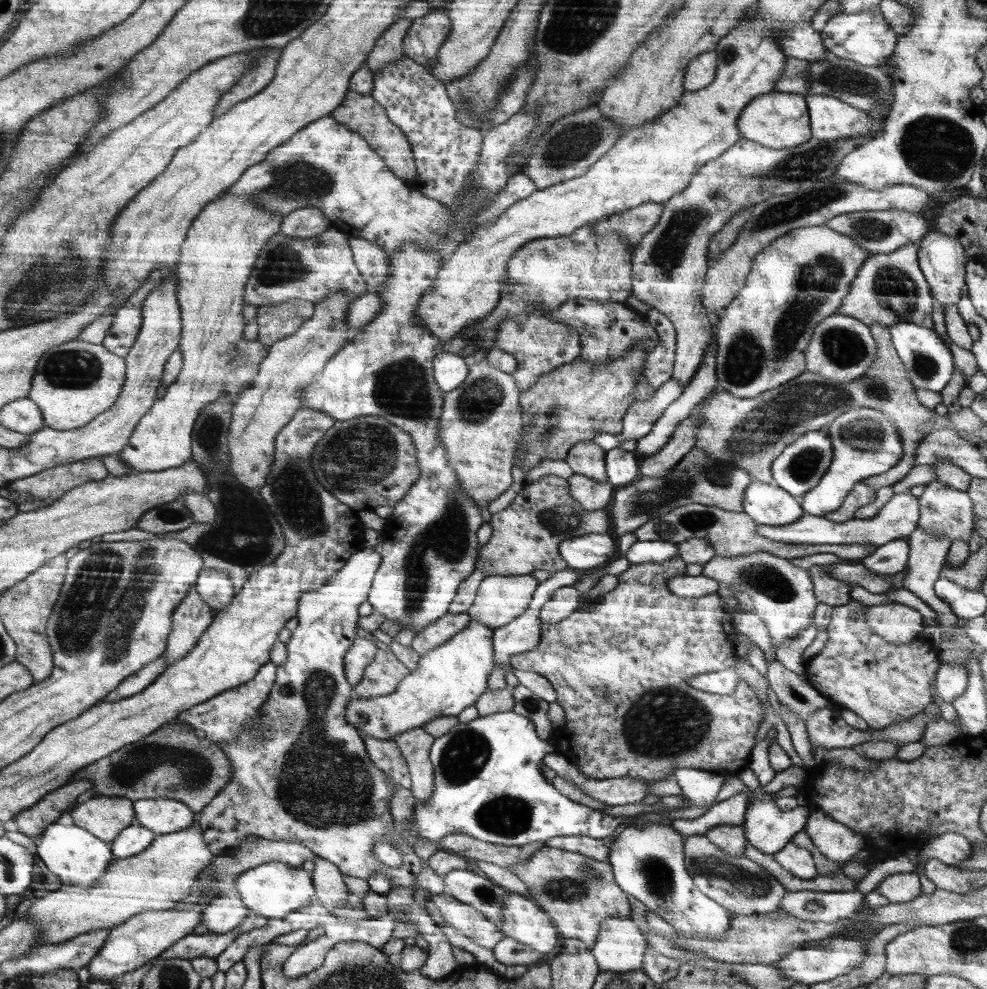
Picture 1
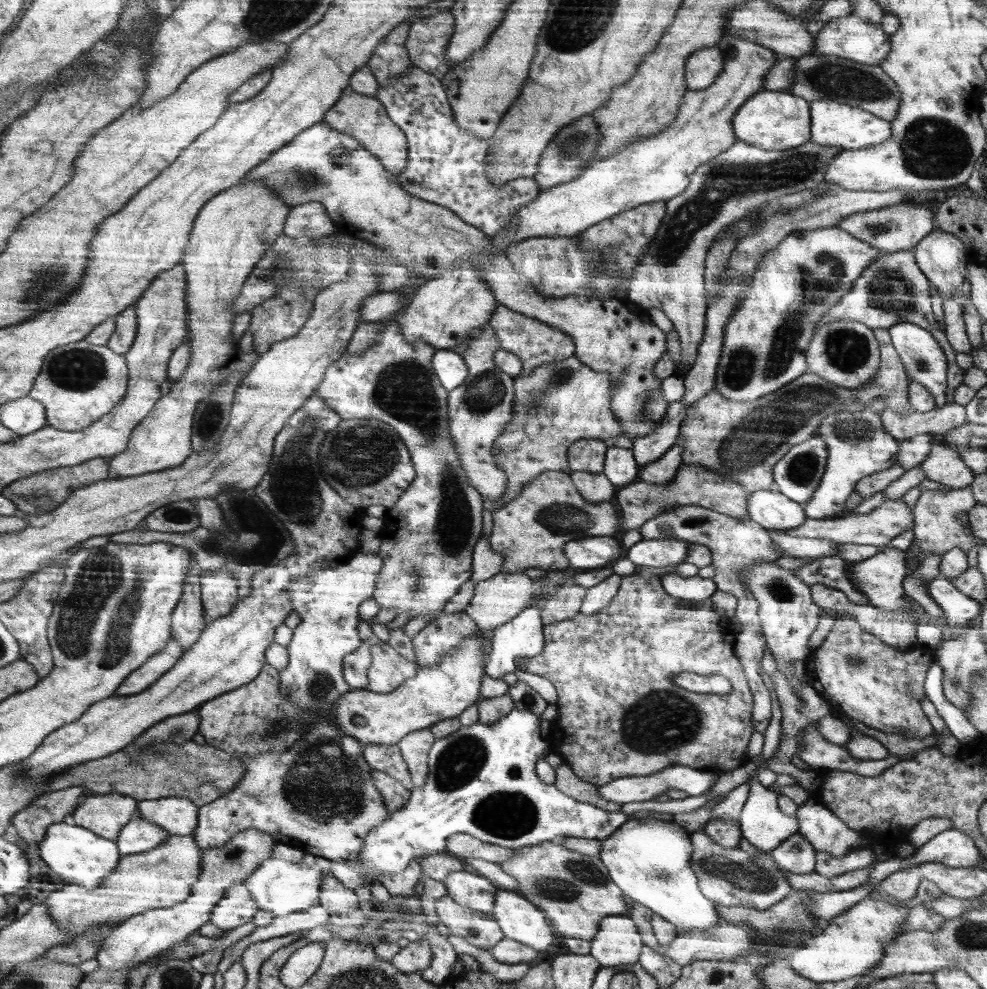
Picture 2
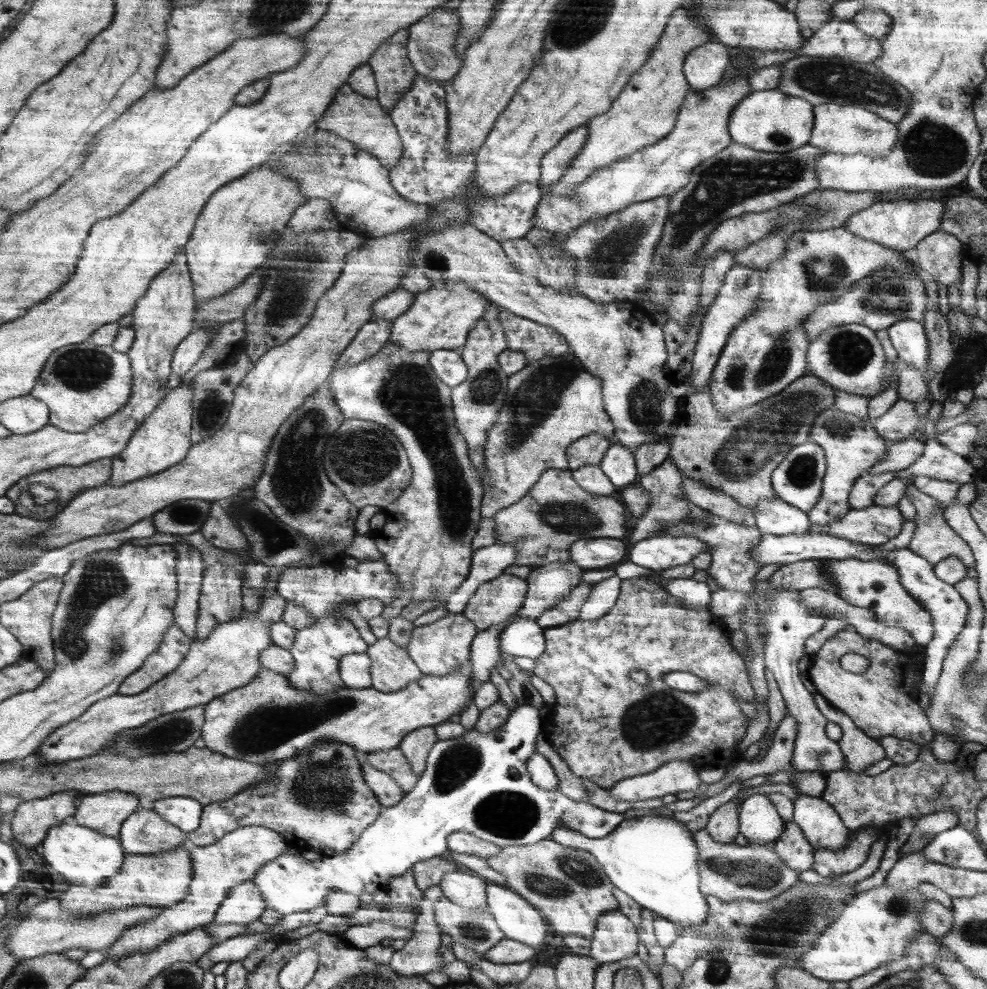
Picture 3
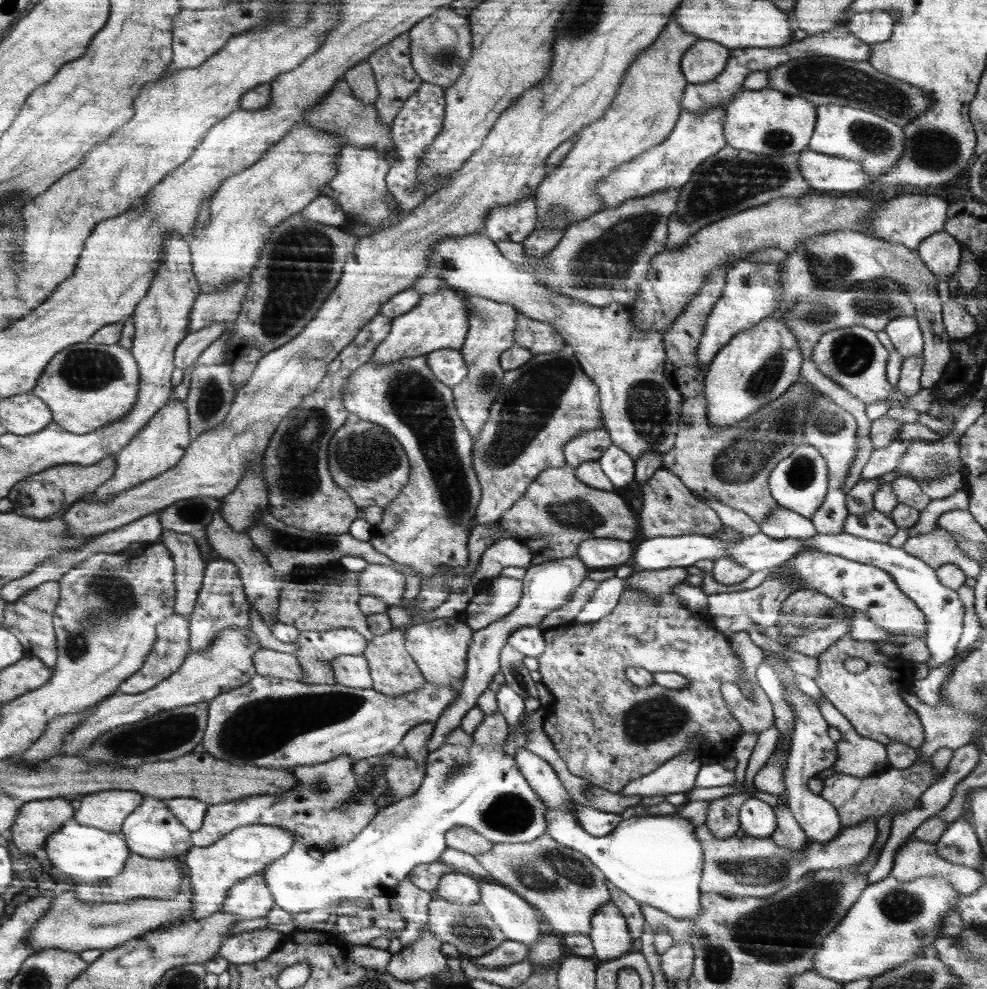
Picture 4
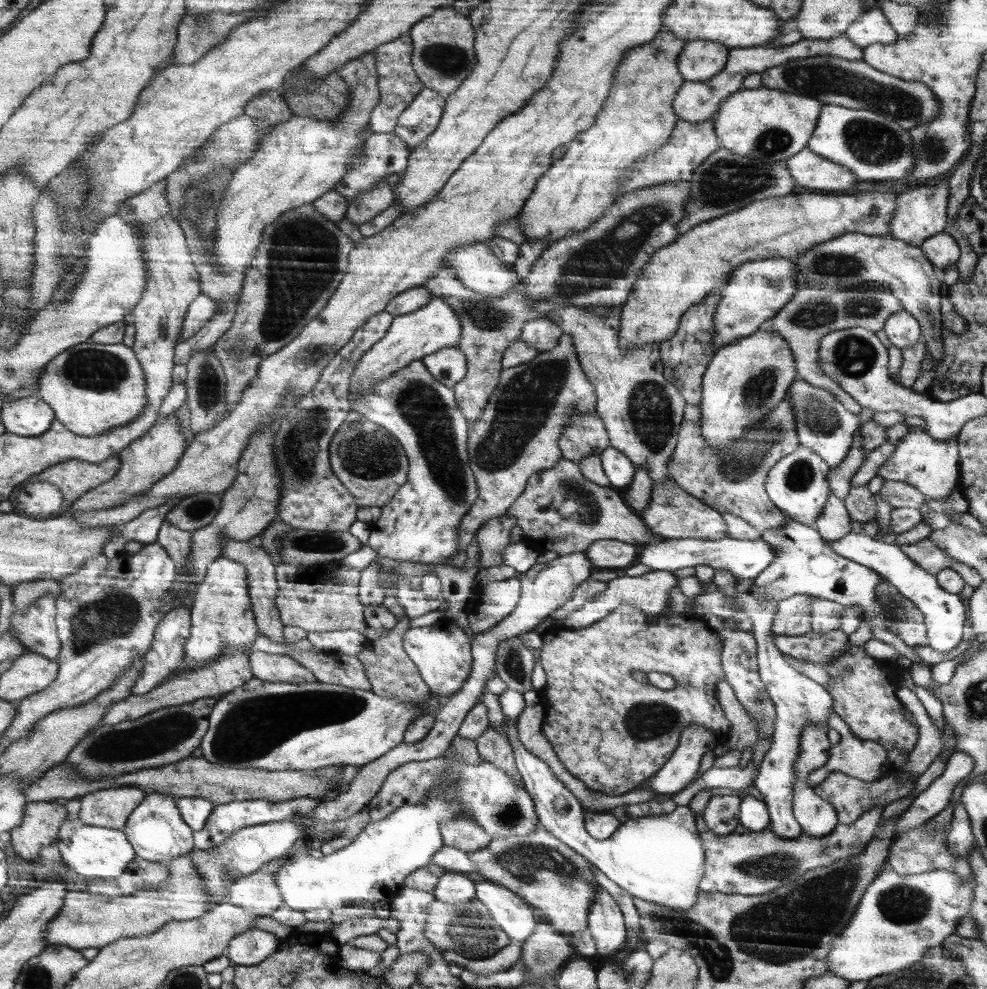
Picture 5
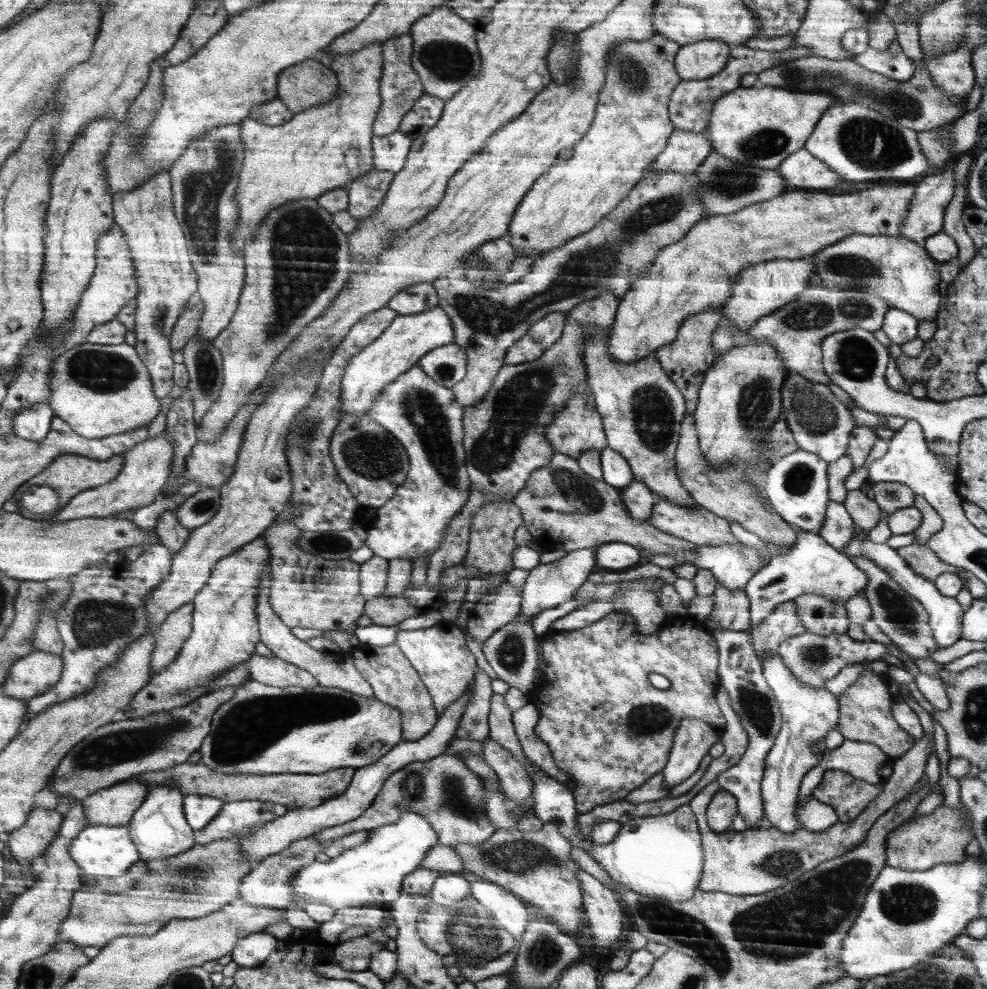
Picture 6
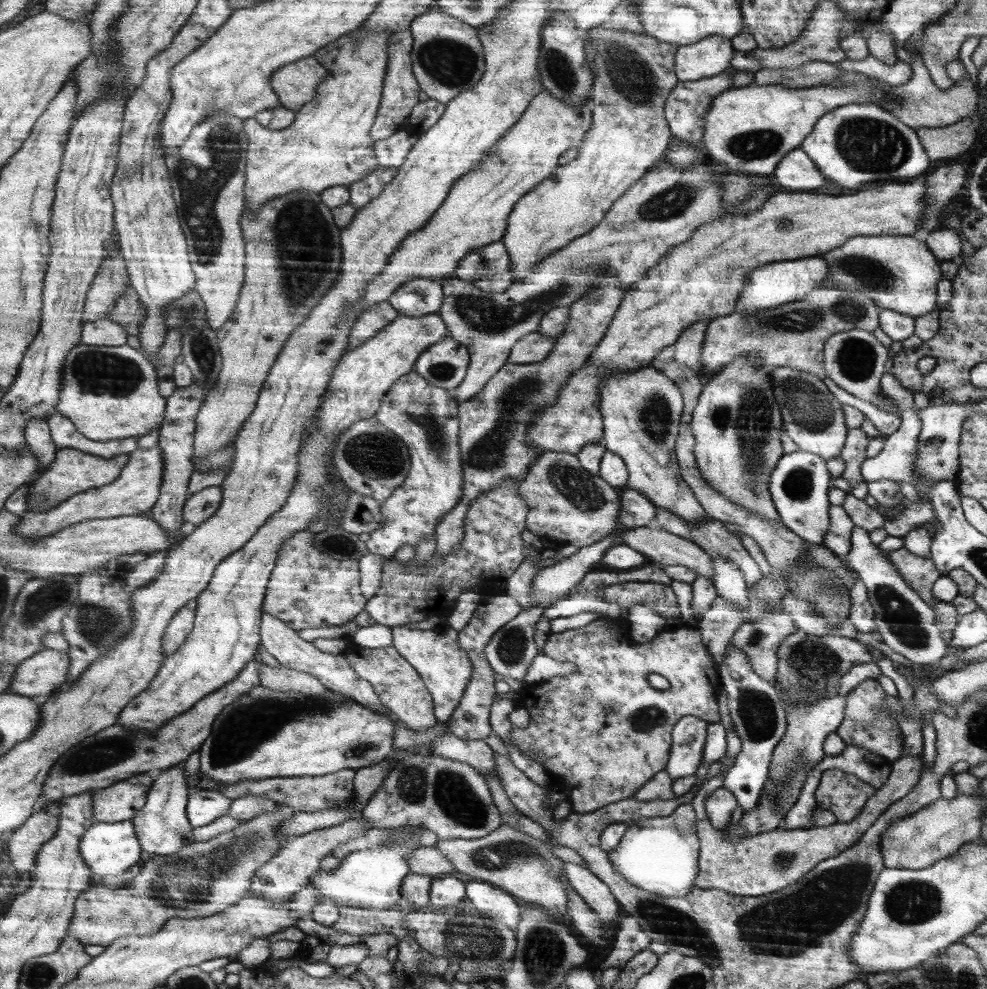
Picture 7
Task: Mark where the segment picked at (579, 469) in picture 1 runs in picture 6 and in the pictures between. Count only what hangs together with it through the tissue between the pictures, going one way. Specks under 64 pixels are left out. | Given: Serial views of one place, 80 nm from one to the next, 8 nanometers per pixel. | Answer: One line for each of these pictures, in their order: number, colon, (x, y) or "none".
2: (589, 455)
3: (589, 450)
4: (588, 446)
5: (585, 434)
6: (578, 428)

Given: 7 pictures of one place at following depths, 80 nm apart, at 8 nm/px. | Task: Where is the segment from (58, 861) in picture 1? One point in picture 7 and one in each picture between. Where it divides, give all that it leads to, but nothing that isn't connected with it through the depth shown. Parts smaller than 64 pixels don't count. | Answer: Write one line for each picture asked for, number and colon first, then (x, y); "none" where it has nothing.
2: (84, 857)
3: (81, 854)
4: (89, 854)
5: (95, 852)
6: (101, 850)
7: (108, 848)

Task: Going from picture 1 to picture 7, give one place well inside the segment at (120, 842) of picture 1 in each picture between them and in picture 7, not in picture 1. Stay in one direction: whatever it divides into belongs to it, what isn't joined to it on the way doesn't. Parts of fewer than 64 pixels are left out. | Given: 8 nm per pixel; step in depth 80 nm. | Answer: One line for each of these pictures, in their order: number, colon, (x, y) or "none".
2: (138, 835)
3: (145, 832)
4: (151, 831)
5: (156, 830)
6: (159, 829)
7: (162, 825)

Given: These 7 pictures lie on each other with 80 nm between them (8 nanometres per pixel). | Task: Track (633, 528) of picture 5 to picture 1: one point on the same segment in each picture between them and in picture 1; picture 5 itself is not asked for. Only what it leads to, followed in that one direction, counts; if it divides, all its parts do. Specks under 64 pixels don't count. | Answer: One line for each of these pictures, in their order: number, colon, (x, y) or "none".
1: (526, 535)
2: (530, 532)
3: (556, 512)
4: (558, 511)

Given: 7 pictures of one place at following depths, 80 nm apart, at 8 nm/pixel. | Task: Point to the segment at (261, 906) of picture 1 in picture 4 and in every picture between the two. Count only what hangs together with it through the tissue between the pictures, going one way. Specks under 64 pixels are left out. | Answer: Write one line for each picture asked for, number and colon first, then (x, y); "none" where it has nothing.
2: (278, 886)
3: (478, 783)
4: (481, 787)

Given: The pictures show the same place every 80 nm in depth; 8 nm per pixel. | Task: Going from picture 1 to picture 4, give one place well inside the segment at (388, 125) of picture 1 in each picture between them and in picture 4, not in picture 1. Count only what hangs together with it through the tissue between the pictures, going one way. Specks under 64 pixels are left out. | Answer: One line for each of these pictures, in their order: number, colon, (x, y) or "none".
2: (363, 117)
3: (363, 121)
4: (341, 112)

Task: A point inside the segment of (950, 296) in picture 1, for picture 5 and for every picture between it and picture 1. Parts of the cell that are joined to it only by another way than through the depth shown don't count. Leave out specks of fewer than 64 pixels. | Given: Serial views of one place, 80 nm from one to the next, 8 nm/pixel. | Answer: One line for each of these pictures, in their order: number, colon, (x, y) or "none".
2: (942, 256)
3: (940, 255)
4: (941, 252)
5: (942, 250)

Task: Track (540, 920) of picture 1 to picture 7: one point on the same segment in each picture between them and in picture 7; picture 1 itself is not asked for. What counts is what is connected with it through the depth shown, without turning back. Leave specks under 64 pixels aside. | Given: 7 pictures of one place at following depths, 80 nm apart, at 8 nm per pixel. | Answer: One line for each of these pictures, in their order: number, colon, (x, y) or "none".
2: (519, 919)
3: (519, 920)
4: (514, 915)
5: (508, 908)
6: (500, 902)
7: (500, 905)

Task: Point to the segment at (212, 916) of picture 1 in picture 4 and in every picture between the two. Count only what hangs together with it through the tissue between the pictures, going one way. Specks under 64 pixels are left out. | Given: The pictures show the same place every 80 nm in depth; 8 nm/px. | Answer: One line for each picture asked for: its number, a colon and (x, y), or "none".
2: (237, 907)
3: (243, 904)
4: (249, 898)

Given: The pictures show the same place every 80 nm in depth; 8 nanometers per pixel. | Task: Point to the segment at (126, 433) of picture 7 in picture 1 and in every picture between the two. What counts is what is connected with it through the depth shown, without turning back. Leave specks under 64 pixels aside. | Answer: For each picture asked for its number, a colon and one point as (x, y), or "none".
1: (77, 381)
2: (80, 383)
3: (83, 384)
4: (87, 386)
5: (91, 388)
6: (101, 390)

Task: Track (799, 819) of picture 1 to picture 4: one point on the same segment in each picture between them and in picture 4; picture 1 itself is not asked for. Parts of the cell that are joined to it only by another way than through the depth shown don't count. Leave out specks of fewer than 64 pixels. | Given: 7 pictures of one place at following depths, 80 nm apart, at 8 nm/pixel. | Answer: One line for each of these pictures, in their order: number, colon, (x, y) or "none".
2: (762, 824)
3: (759, 821)
4: (757, 818)

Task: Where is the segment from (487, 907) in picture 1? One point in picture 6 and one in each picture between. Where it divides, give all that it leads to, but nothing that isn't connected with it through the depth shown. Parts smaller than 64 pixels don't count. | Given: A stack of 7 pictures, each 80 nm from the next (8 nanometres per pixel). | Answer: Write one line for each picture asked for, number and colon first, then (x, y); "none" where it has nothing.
2: (474, 891)
3: (467, 890)
4: (460, 888)
5: (454, 887)
6: (450, 888)

